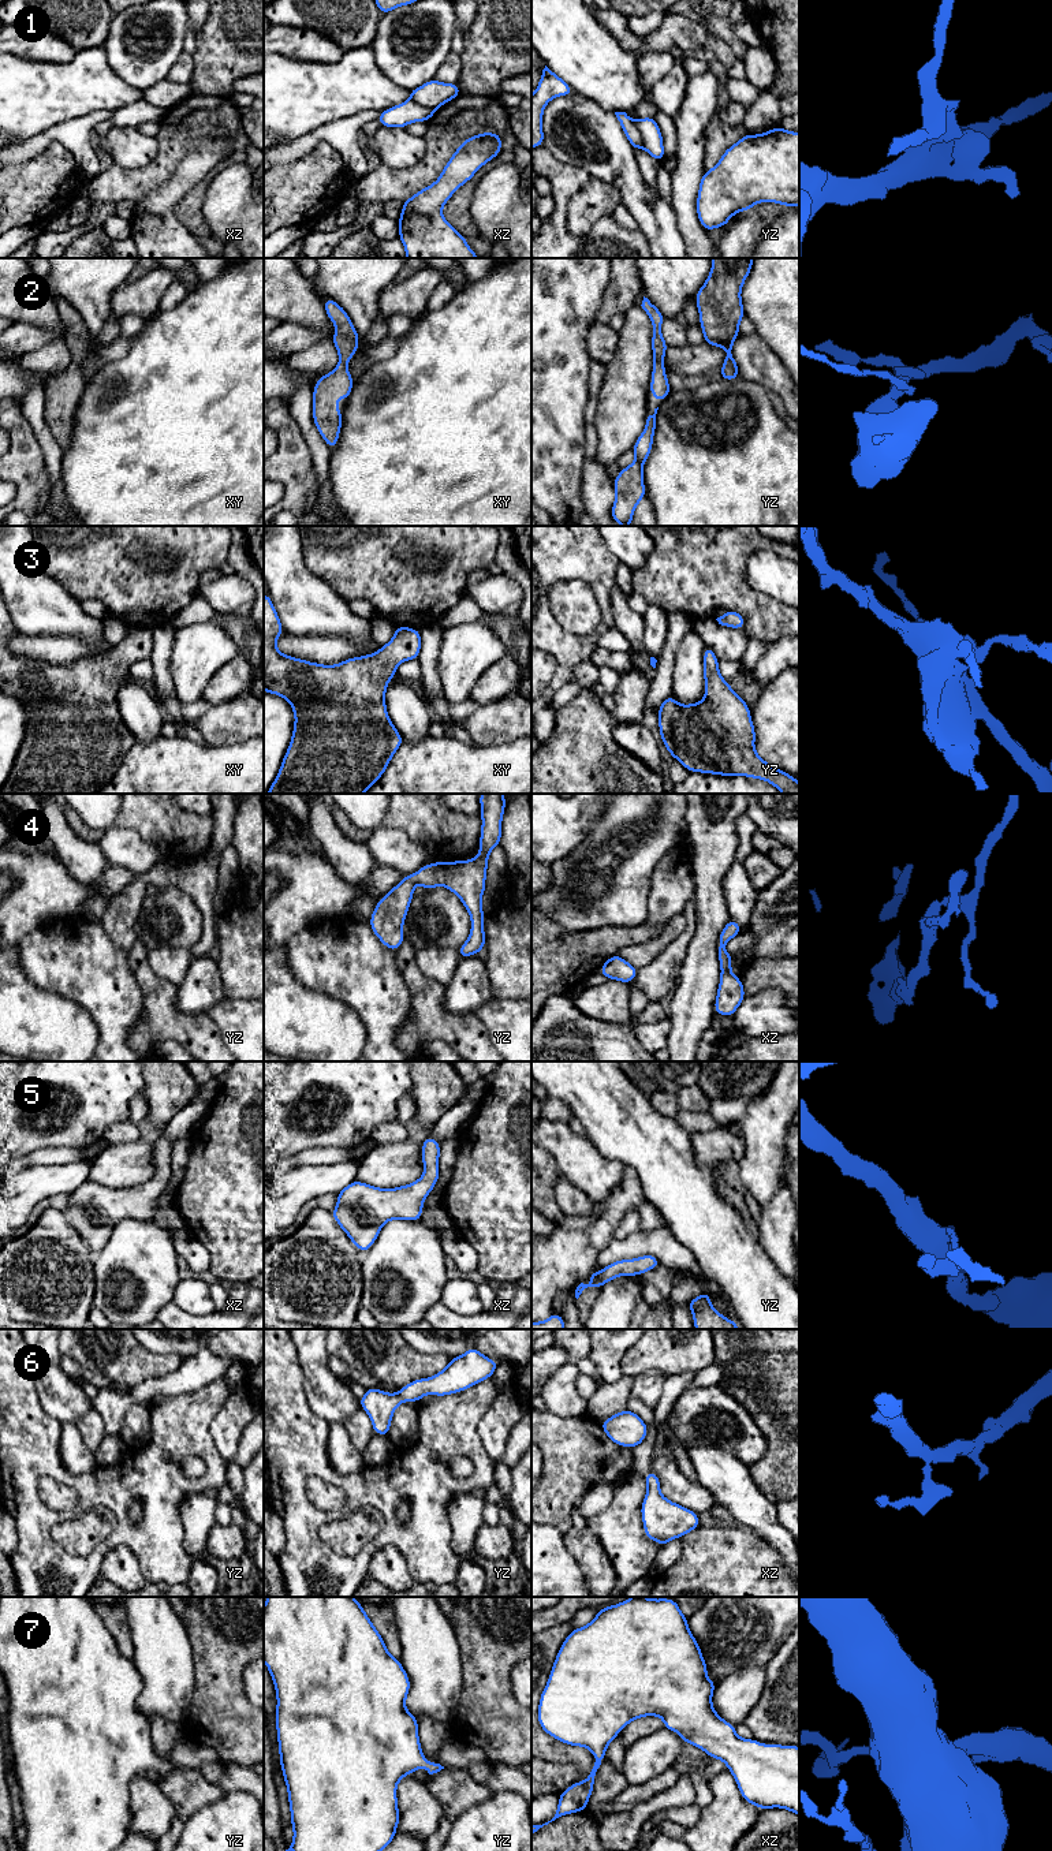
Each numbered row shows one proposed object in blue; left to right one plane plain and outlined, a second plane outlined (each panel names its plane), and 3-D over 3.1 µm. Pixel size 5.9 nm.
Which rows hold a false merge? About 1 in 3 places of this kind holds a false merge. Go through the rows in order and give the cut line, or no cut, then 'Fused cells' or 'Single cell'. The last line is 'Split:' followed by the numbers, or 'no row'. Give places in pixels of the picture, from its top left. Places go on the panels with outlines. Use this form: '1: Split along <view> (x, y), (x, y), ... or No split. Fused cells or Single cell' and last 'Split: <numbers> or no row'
1: Split along yz (635, 122), (645, 148). Fused cells
2: No split. Single cell
3: No split. Single cell
4: No split. Single cell
5: No split. Single cell
6: No split. Single cell
7: No split. Single cell
Split: 1

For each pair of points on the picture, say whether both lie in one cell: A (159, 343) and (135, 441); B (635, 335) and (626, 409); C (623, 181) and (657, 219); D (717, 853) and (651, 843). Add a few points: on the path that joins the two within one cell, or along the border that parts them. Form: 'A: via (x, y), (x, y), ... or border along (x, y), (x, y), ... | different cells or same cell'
A: via (159, 368), (159, 417) | same cell
B: via (634, 353), (626, 391) | same cell
C: via (633, 190), (649, 209) | same cell
D: border along (686, 810), (687, 843) | different cells

